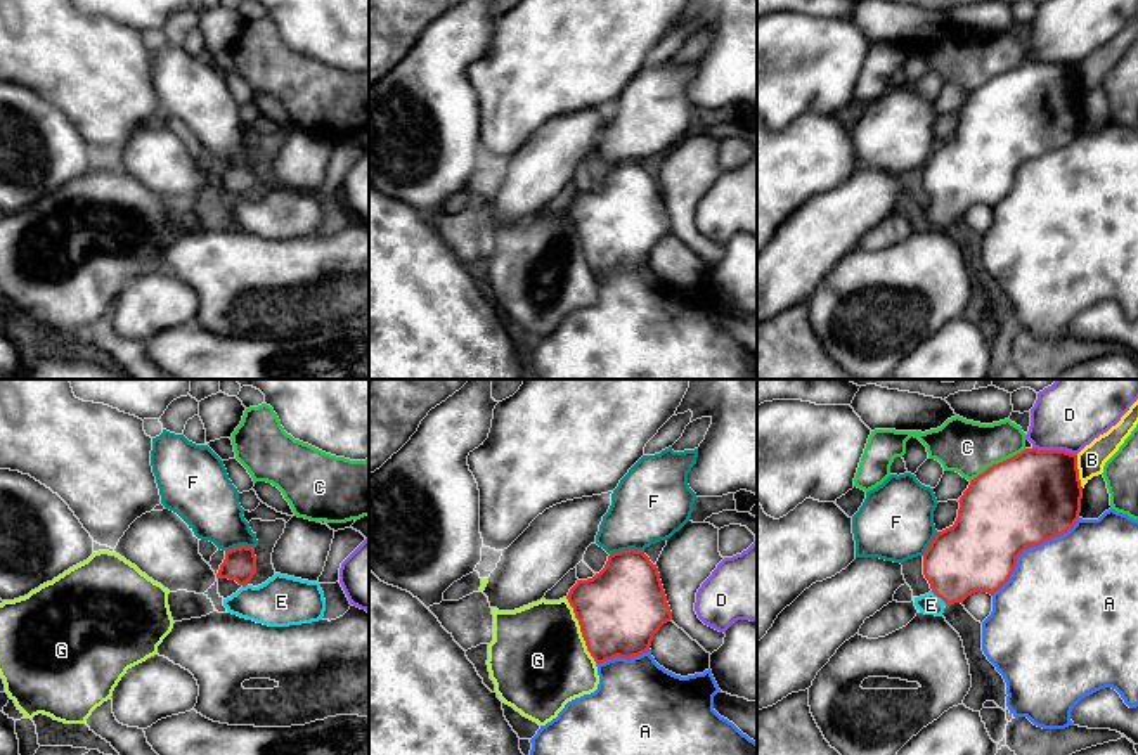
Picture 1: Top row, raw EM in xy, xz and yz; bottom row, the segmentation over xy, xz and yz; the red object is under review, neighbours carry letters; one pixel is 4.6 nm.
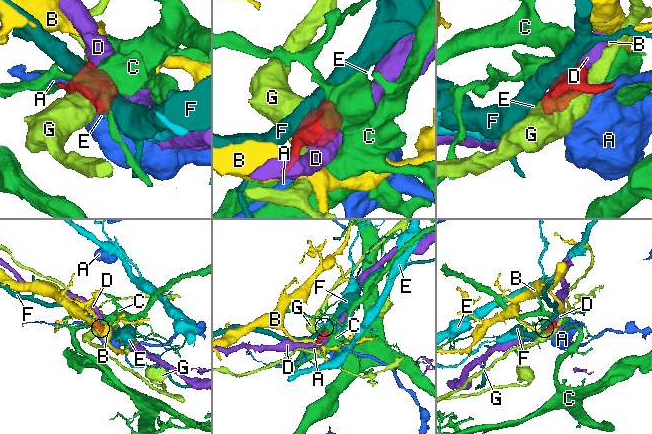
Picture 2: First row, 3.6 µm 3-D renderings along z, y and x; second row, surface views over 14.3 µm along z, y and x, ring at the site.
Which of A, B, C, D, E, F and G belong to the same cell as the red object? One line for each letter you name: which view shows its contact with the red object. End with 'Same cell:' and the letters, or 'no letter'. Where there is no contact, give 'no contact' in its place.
E: contact in yz
Same cell: E

